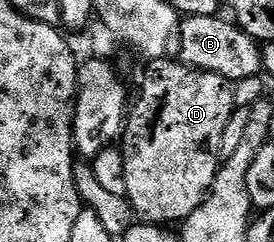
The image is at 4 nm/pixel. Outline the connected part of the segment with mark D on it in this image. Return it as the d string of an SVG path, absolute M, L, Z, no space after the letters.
M161 58L147 65L144 81L140 84L140 97L136 105L131 105L122 132L126 196L135 219L145 224L172 226L175 220L183 222L190 214L194 214L194 210L198 210L216 181L218 165L221 163L222 130L226 130L226 122L230 122L237 109L233 85L227 78L213 72L200 72L172 60Z

